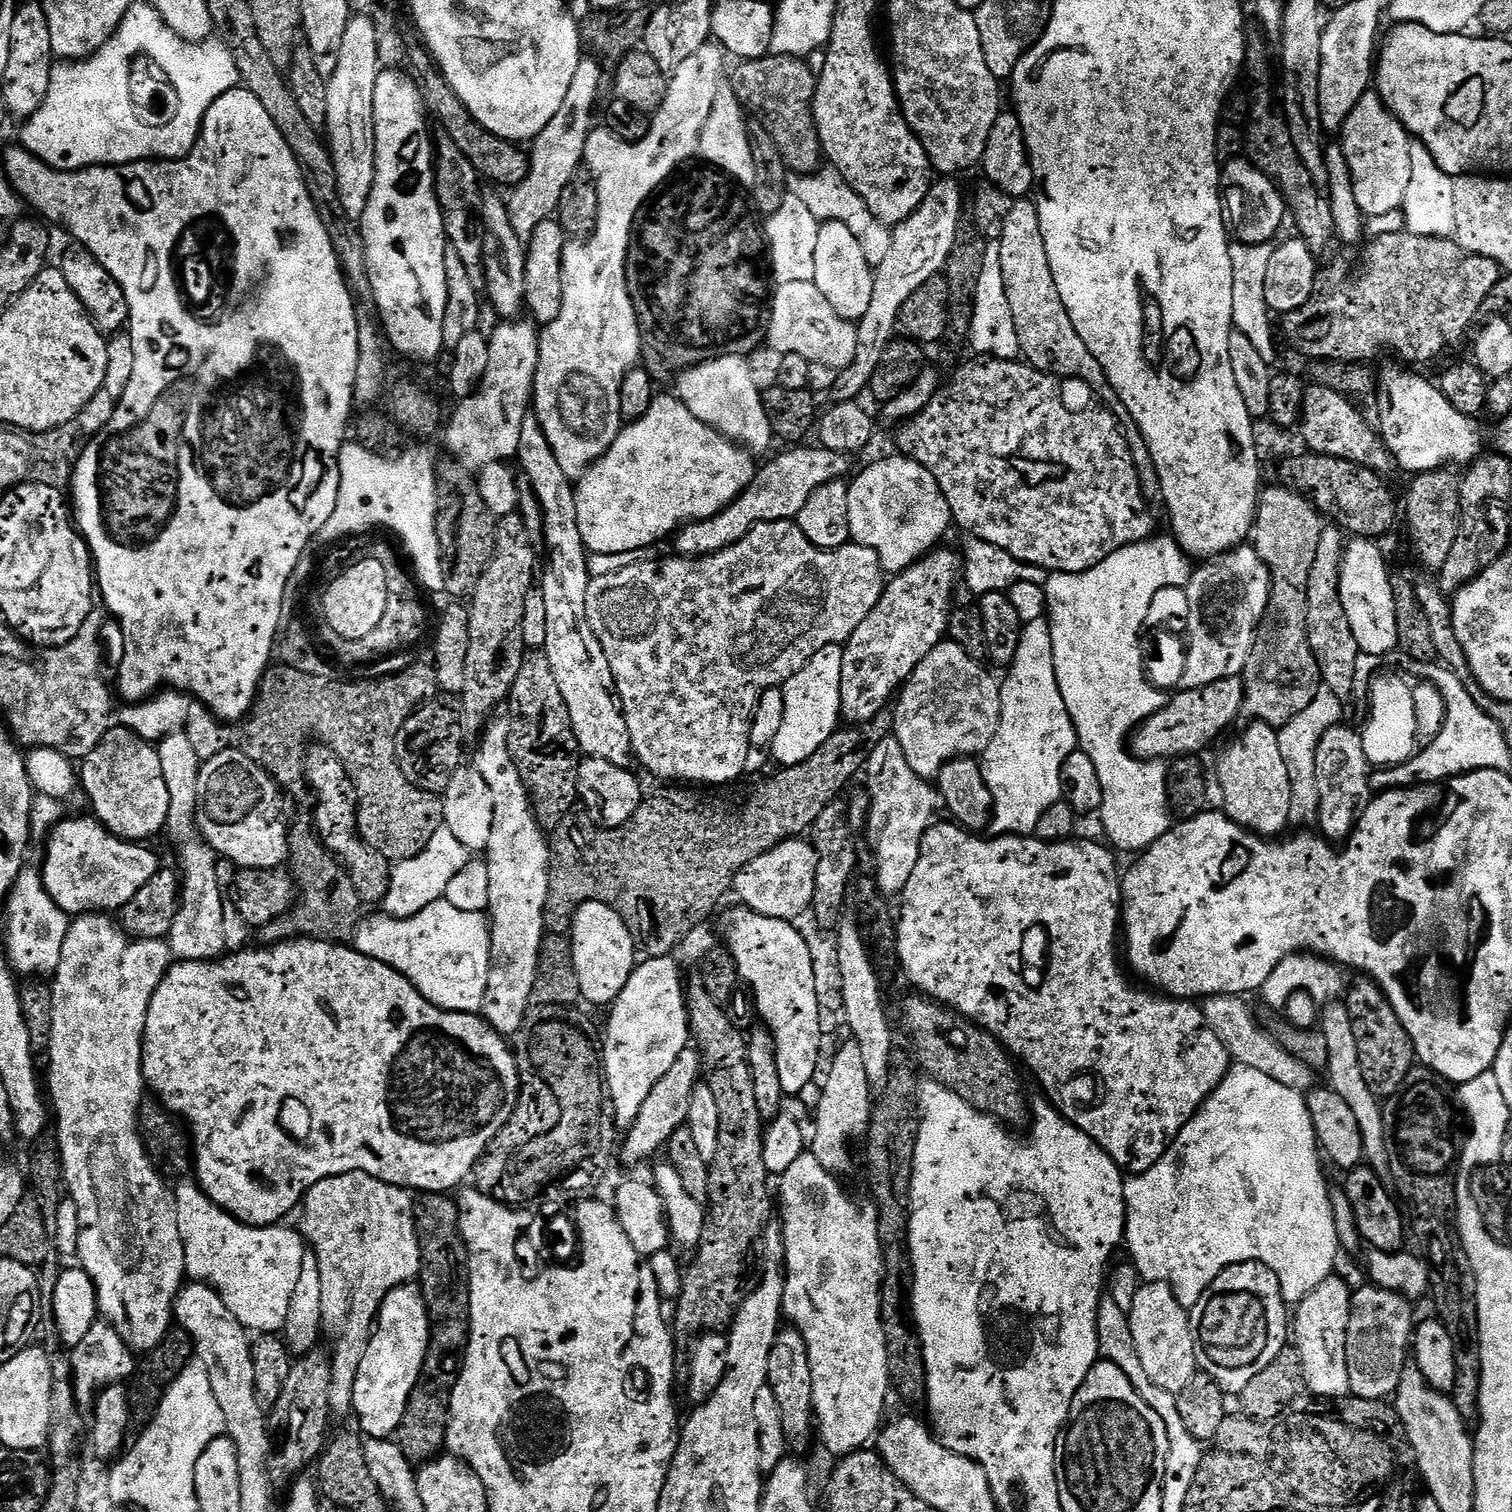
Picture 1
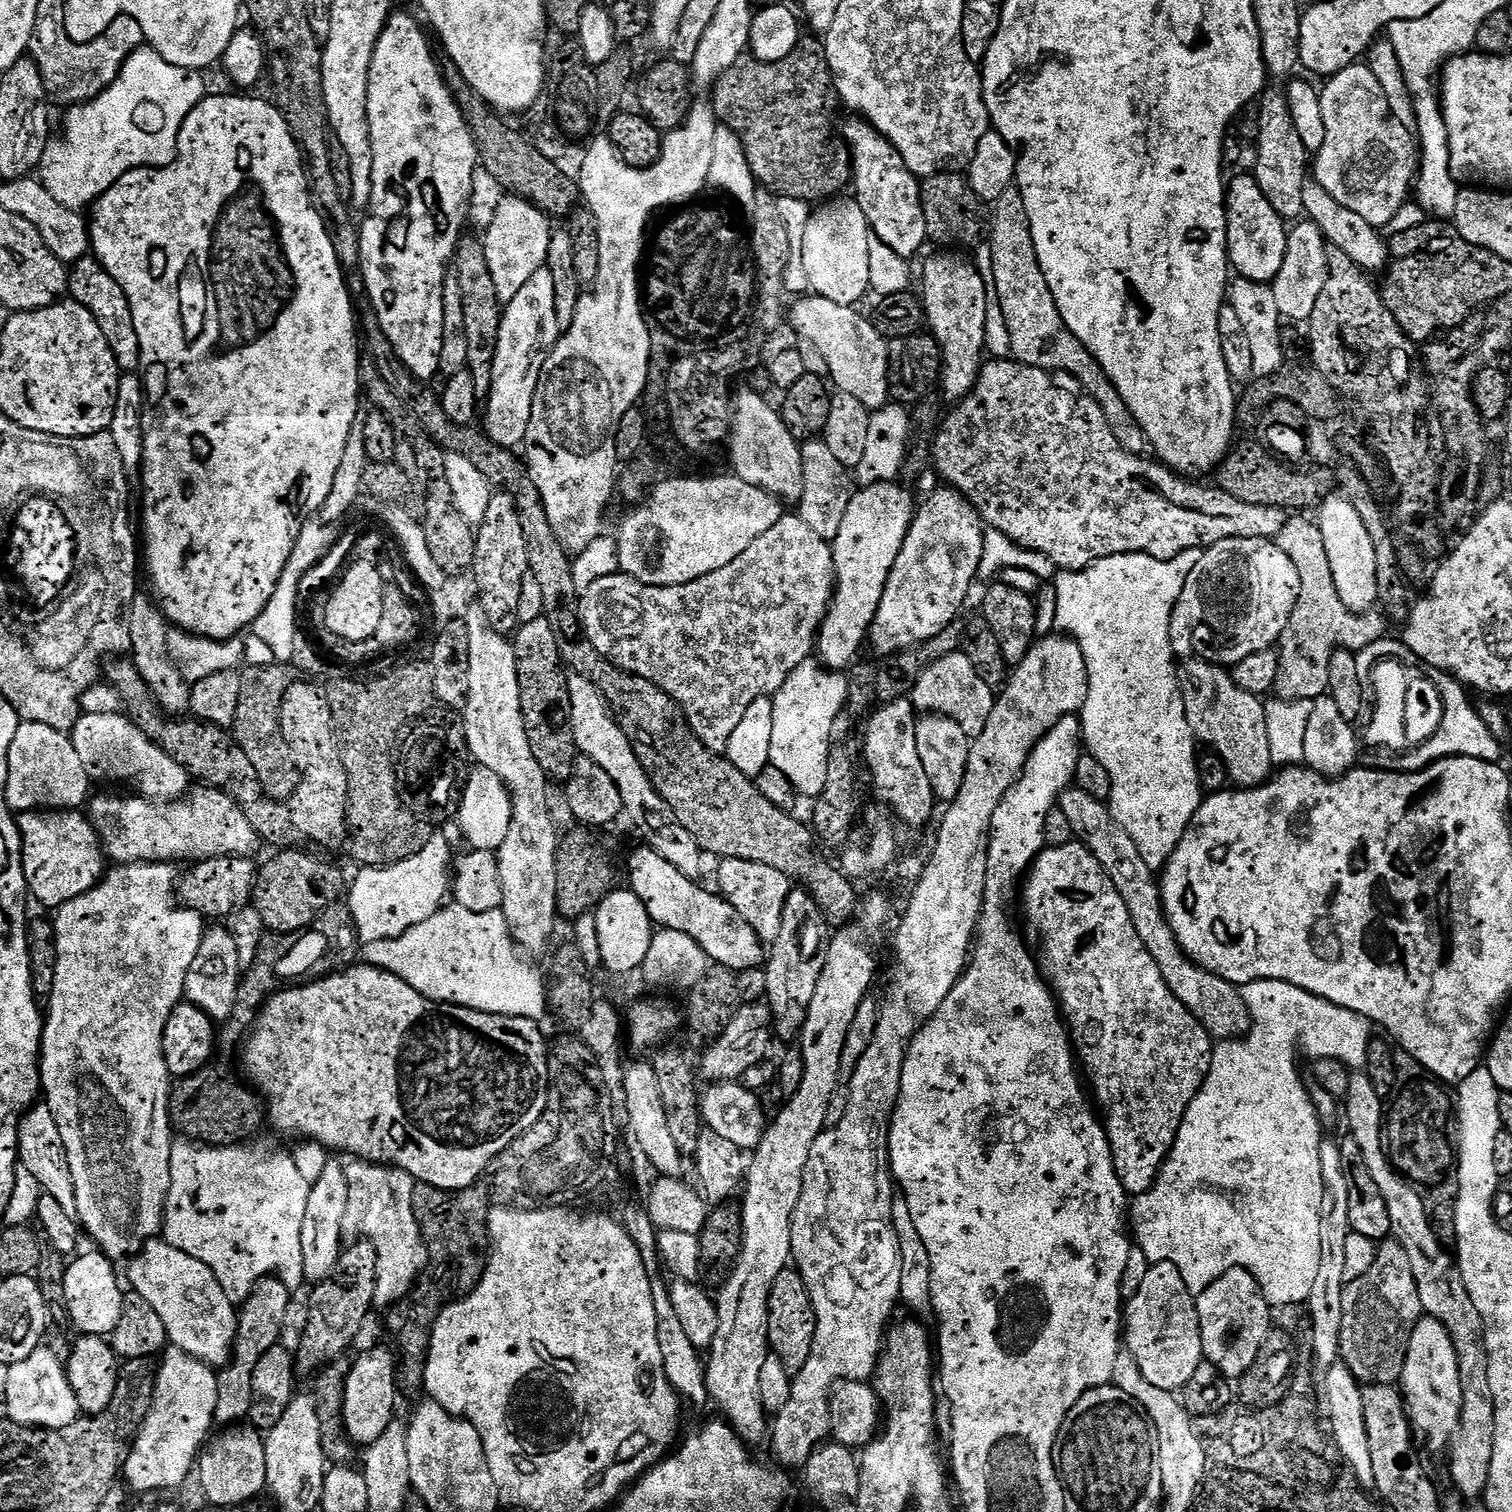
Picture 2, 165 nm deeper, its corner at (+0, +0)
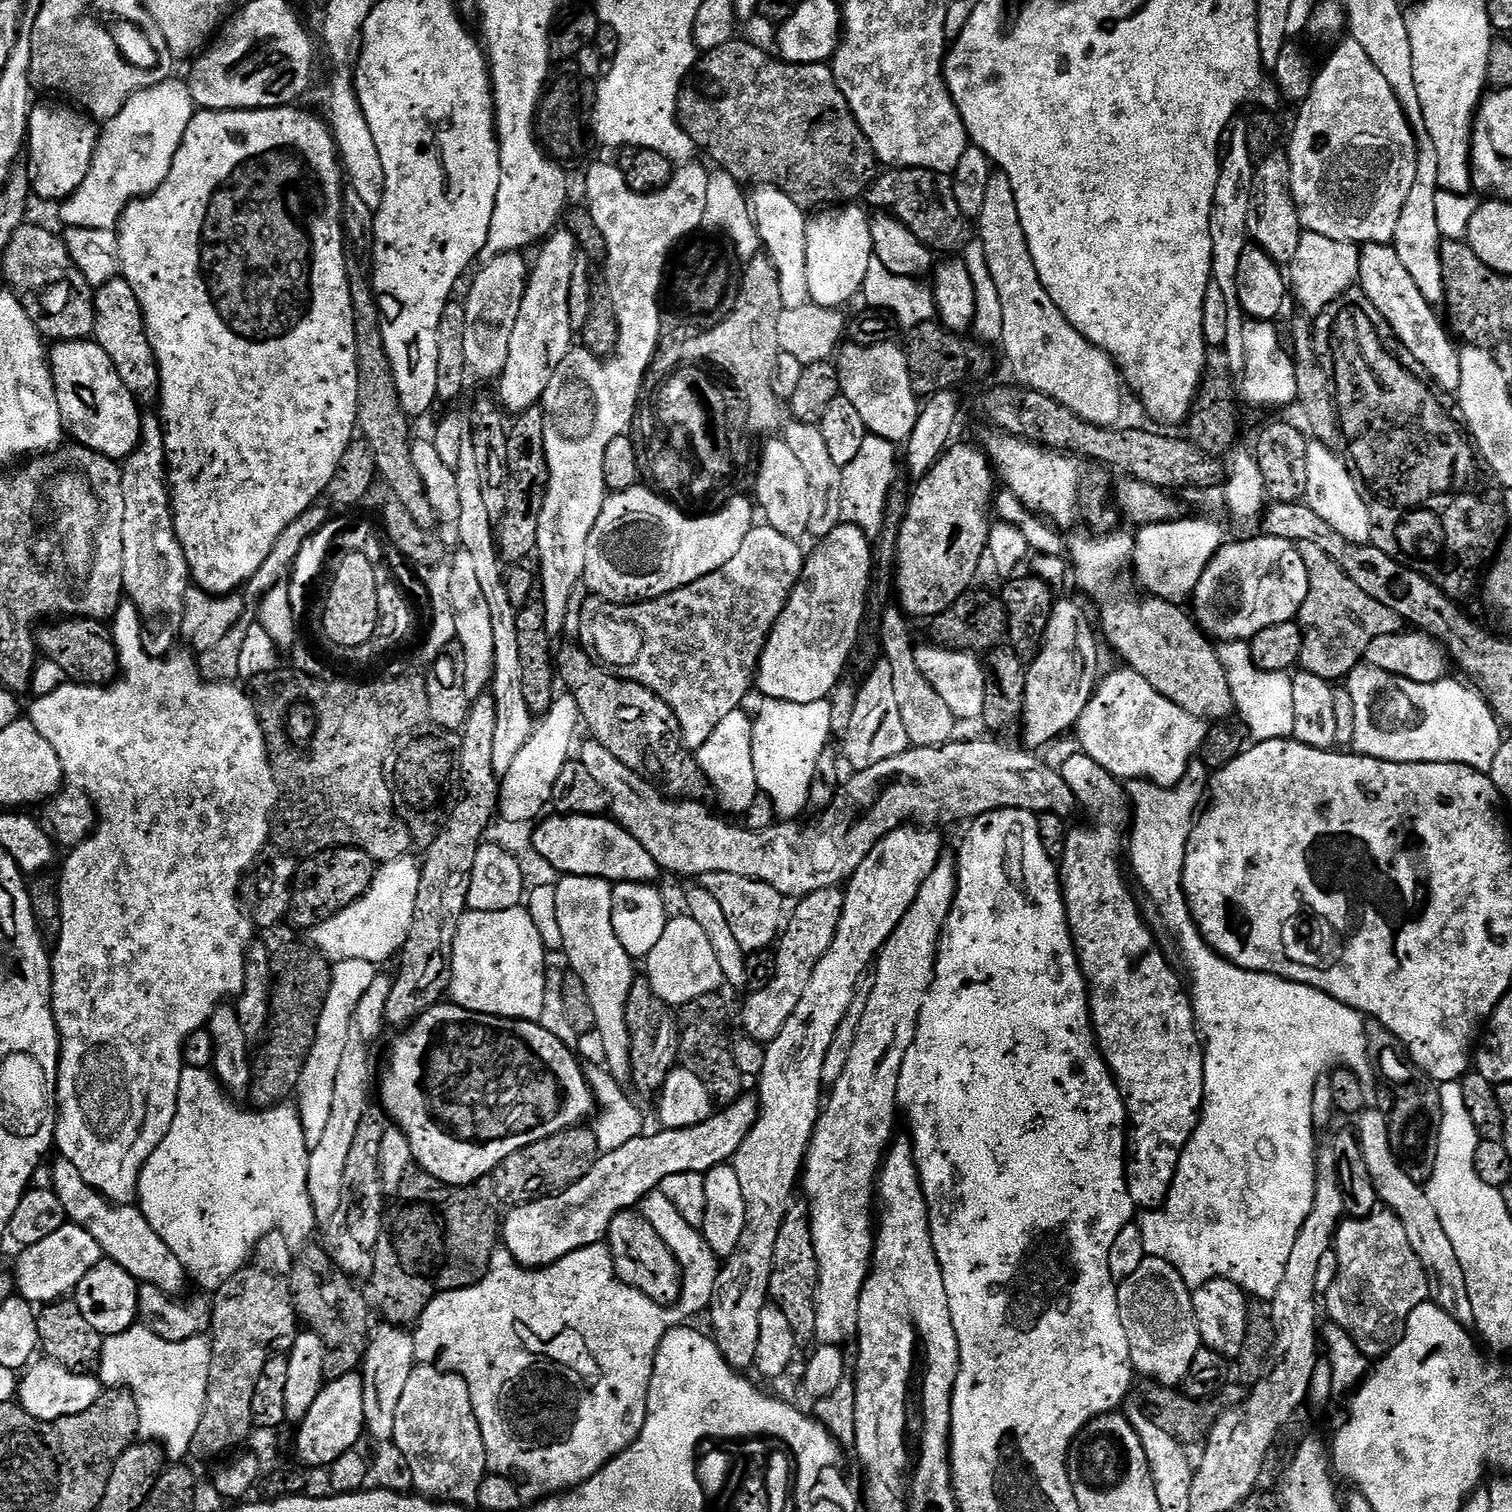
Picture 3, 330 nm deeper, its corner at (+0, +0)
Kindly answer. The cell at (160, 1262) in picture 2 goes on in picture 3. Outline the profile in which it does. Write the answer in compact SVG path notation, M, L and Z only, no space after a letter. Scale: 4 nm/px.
M63 1158L57 1159L50 1176L51 1191L62 1202L62 1211L71 1223L84 1227L94 1236L103 1255L126 1270L140 1284L153 1284L169 1294L180 1294L186 1281L182 1262L174 1258L174 1250L154 1234L154 1226L146 1222L135 1203L115 1204L99 1193L82 1175L76 1166Z

